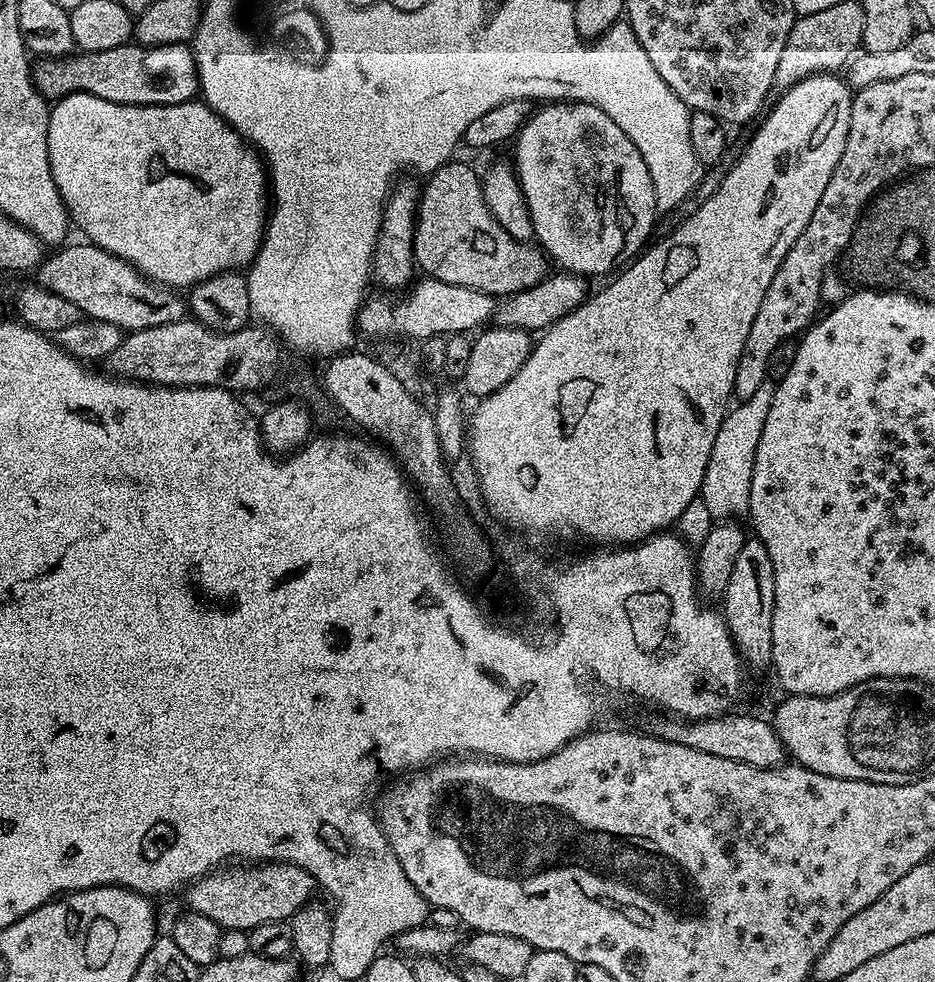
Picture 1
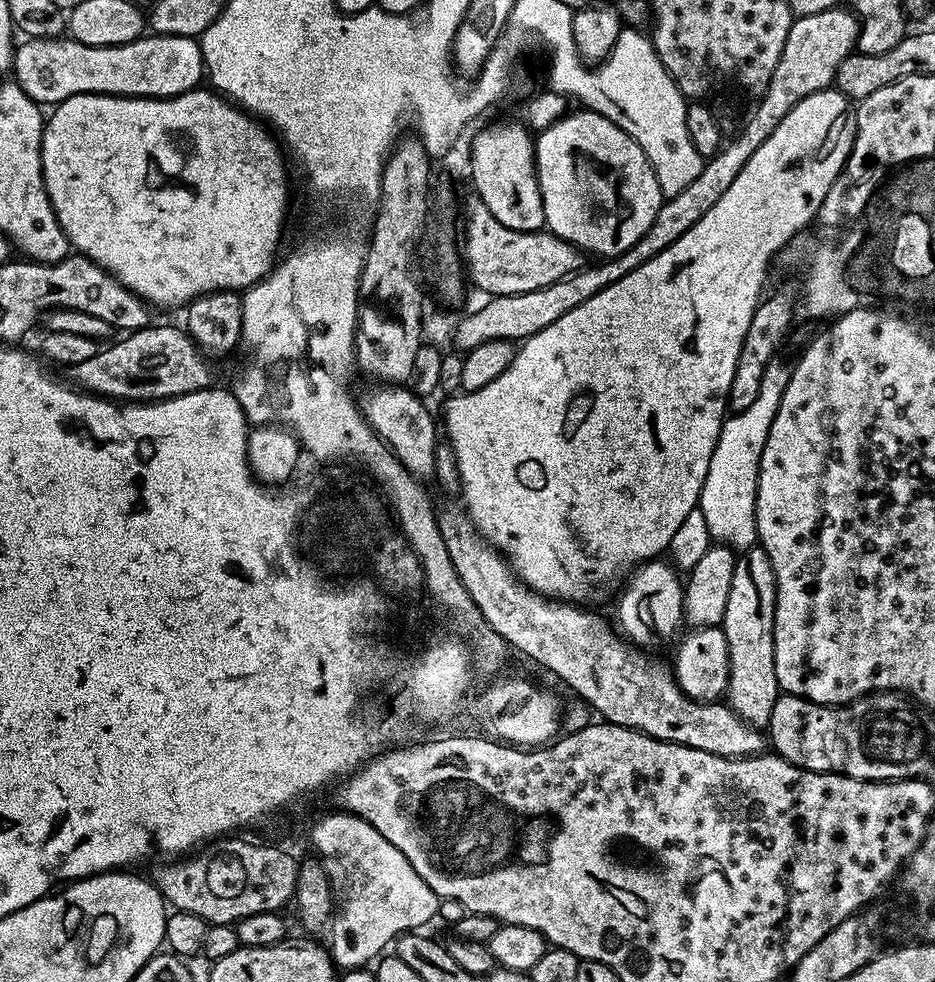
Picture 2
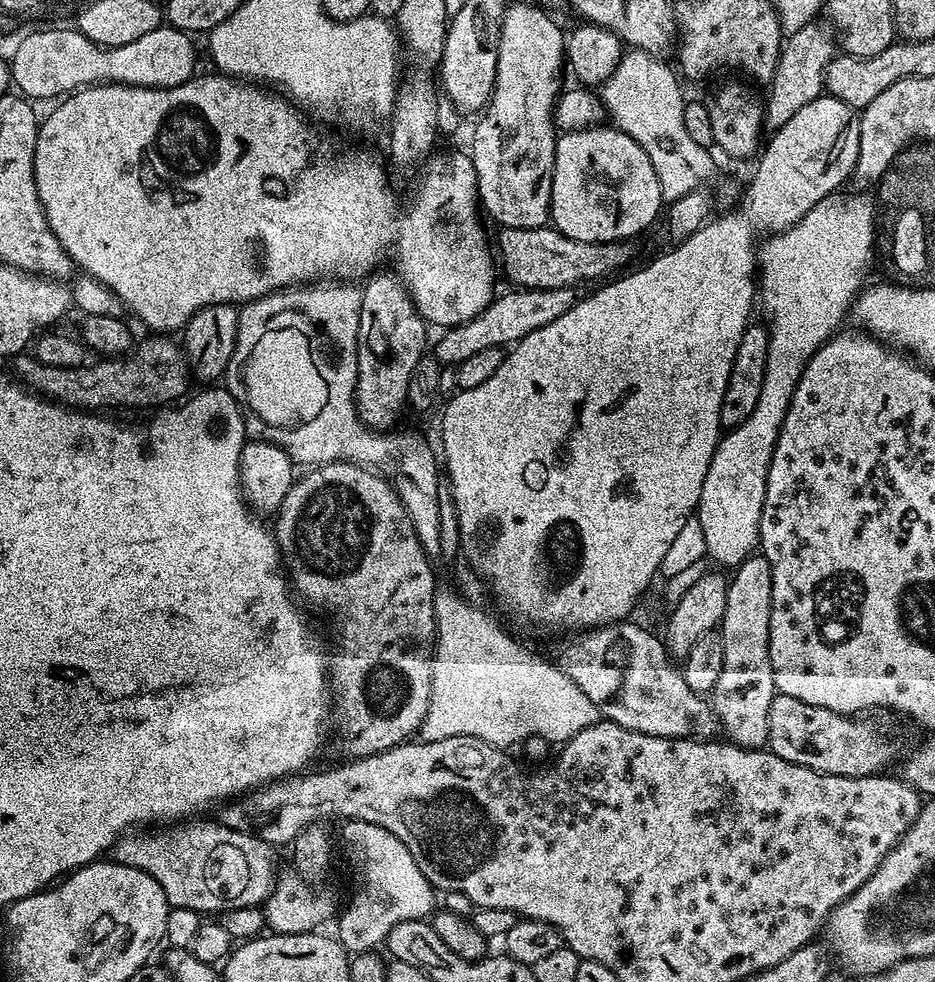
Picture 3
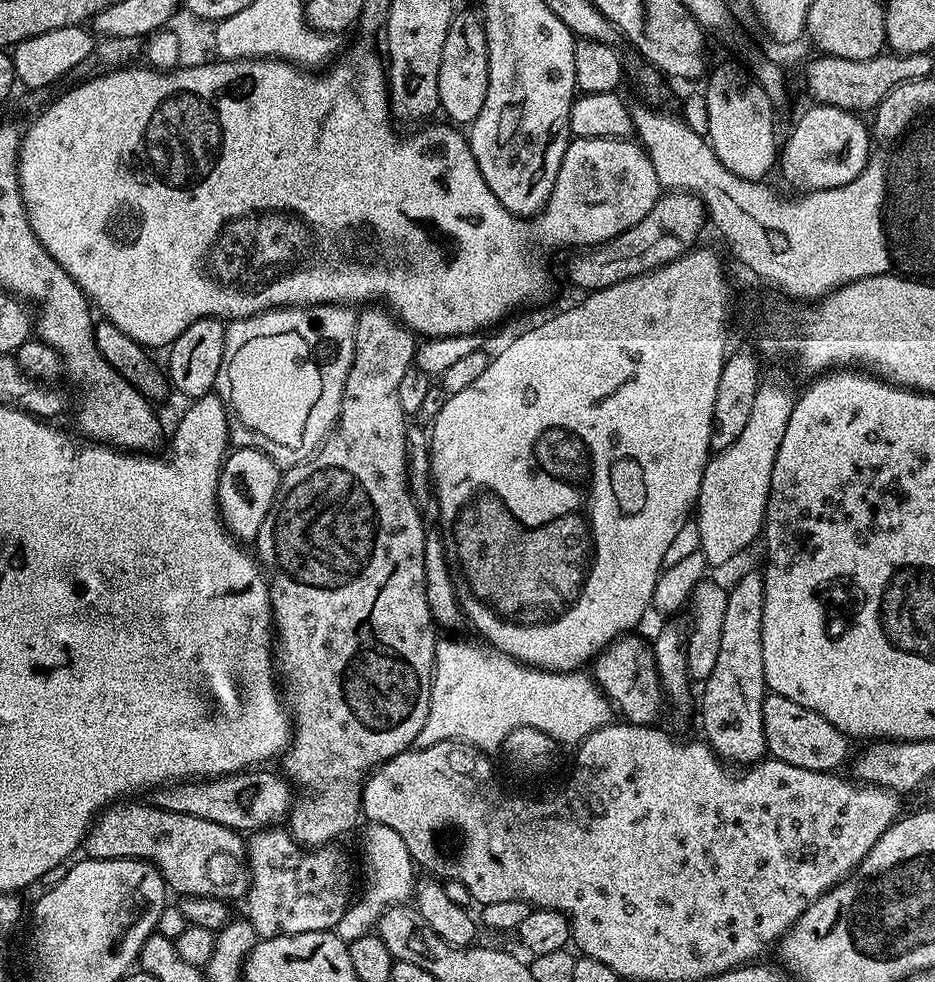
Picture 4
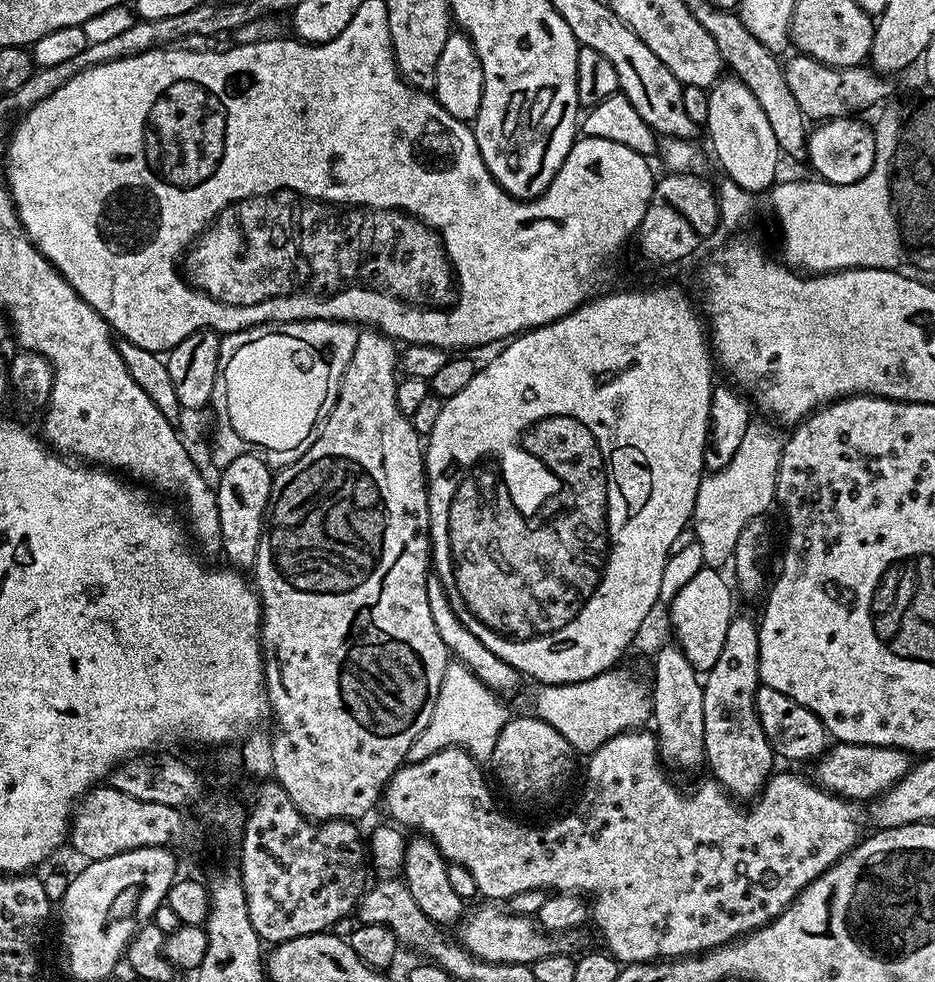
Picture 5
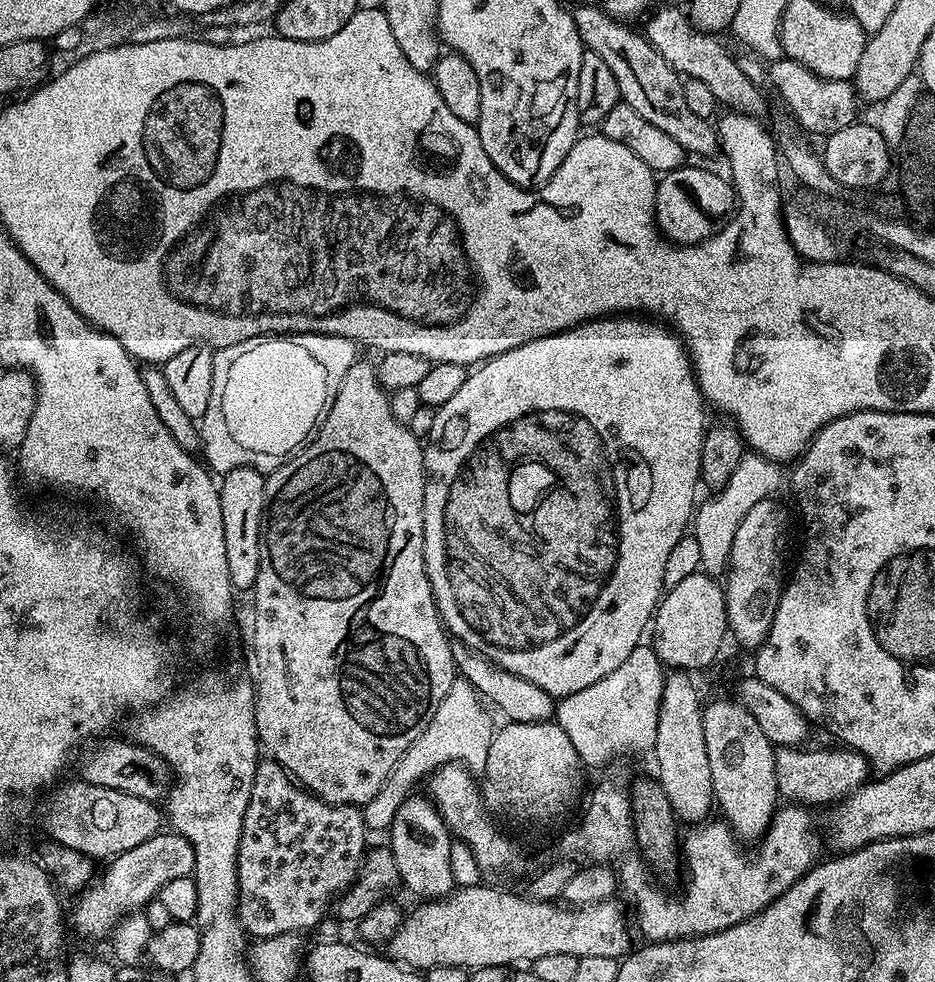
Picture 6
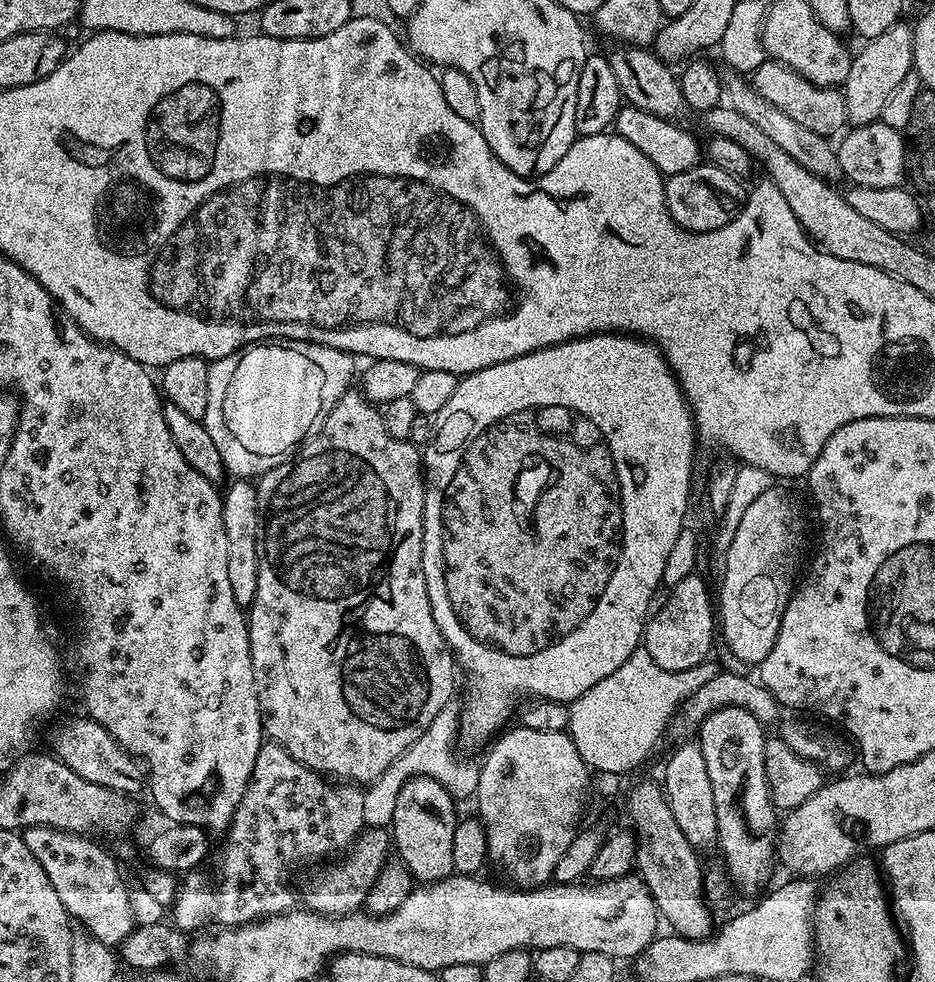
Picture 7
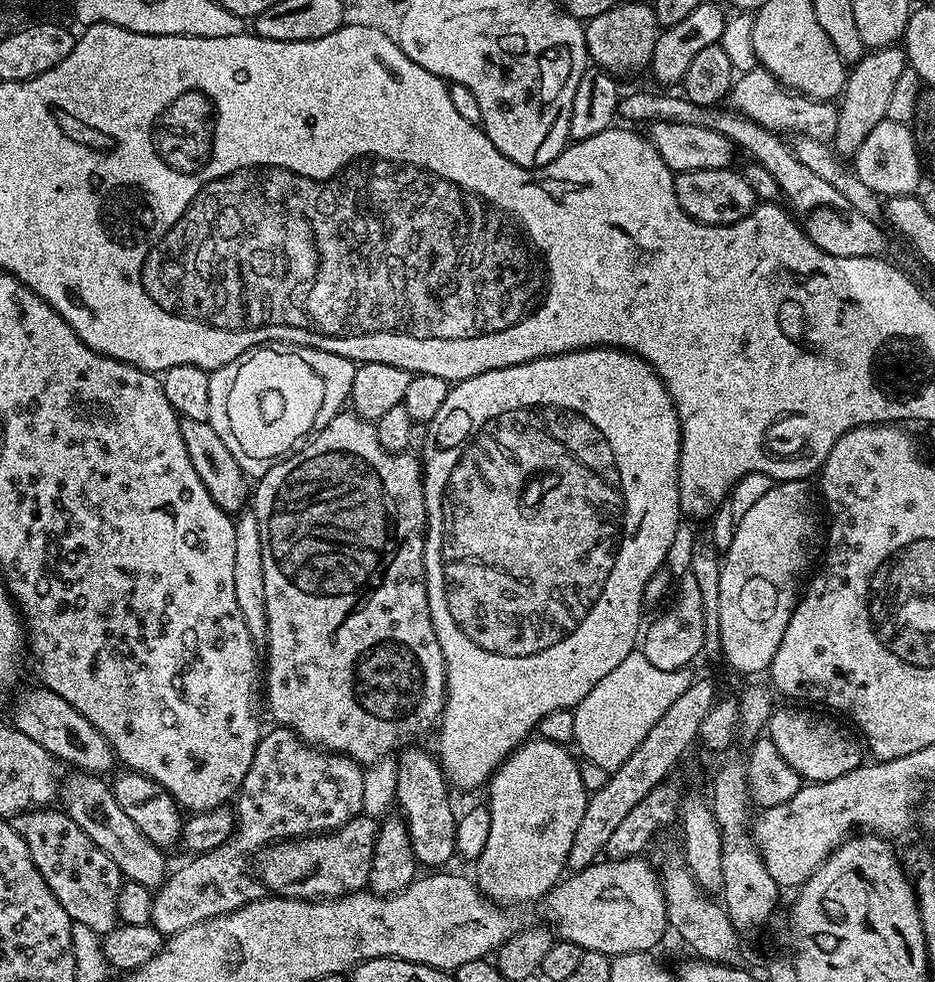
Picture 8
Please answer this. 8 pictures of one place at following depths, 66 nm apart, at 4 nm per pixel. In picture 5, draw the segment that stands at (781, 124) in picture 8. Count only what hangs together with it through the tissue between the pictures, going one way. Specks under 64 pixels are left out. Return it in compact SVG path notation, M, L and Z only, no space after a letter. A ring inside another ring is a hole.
M792 54L783 69L786 83L801 107L801 113L812 122L852 118L857 114L864 114L860 112L874 107L879 100L886 99L892 92L892 84L888 81L891 79L868 66L835 68L809 56Z

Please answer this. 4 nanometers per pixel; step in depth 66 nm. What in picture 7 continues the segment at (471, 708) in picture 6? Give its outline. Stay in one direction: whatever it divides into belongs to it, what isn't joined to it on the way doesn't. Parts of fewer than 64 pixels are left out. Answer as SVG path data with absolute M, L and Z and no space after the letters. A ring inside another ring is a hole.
M450 703L442 710L430 726L411 744L404 754L394 761L382 774L378 774L376 780L371 781L363 789L364 805L362 806L362 818L369 828L388 828L394 818L394 806L398 792L406 785L412 776L429 776L436 779L449 794L457 801L471 801L478 790L479 767L474 763L467 764L464 760L456 760L456 752L452 747L458 743L460 731L460 714L455 703Z

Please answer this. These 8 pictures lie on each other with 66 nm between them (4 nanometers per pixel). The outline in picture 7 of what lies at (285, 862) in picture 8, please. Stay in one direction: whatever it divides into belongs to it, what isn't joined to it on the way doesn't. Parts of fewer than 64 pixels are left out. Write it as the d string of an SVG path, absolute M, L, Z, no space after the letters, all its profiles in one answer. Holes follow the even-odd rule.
M369 828L357 836L351 848L343 858L323 865L312 876L312 881L304 888L302 900L313 912L321 912L323 916L345 916L351 912L359 912L367 905L368 895L380 872L390 859L390 832L388 828Z

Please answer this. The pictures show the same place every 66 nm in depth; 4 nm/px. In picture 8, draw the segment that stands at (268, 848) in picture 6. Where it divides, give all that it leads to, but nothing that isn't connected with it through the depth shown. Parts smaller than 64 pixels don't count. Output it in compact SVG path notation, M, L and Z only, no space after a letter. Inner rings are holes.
M279 726L273 727L273 732L265 731L261 735L258 746L254 750L254 762L250 762L250 770L246 770L246 778L242 778L240 783L240 790L234 800L234 811L236 813L236 827L232 833L232 836L226 841L225 844L219 844L214 850L209 852L201 852L193 855L192 860L188 860L180 869L169 871L168 875L164 877L163 884L159 888L152 892L152 918L150 923L164 935L164 937L170 937L174 934L178 934L182 930L186 930L186 926L194 926L198 922L206 922L210 918L215 916L221 916L222 914L230 914L234 910L238 910L242 906L246 906L250 902L255 900L261 900L266 895L266 889L261 882L260 877L256 875L255 871L250 870L250 860L253 854L265 848L268 844L274 844L278 840L286 840L289 838L299 838L302 836L315 836L321 832L333 832L335 828L340 828L346 822L350 822L350 818L361 815L364 811L362 806L362 782L364 781L364 768L357 764L355 760L352 760L349 756L341 756L339 752L326 752L323 748L315 747L308 744L296 735L289 728L282 728Z

